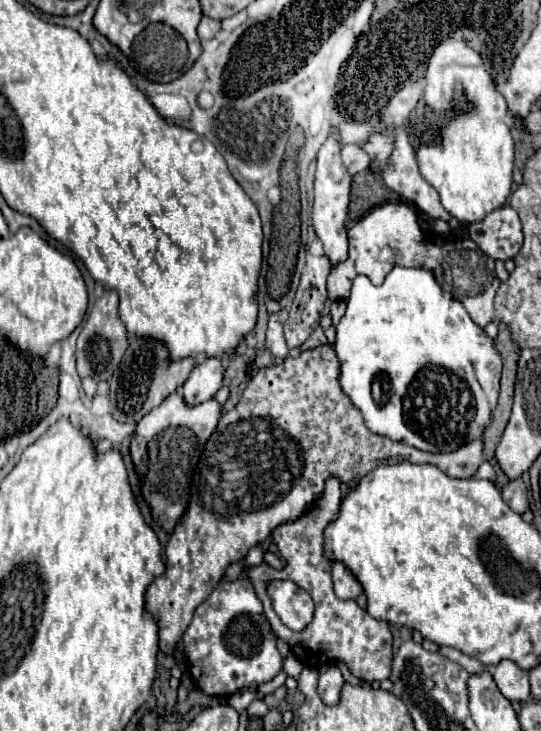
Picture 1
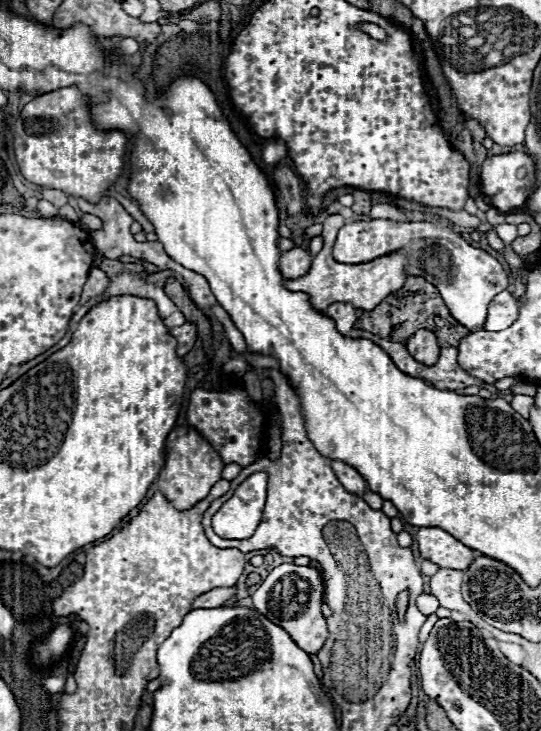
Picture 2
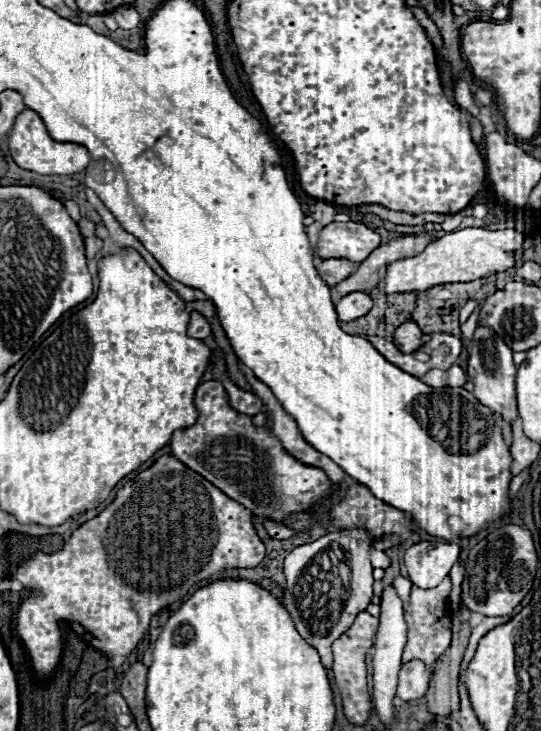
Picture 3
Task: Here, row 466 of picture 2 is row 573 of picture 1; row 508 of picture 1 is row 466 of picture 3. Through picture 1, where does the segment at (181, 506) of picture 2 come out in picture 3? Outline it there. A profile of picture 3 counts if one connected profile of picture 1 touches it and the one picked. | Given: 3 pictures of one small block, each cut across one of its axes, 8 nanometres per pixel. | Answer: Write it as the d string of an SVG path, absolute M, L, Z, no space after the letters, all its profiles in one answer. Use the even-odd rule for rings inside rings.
M208 380L196 388L194 406L198 410L198 422L190 428L174 432L170 440L172 456L190 470L202 474L224 494L244 504L260 522L270 518L284 524L290 512L304 512L326 502L322 496L328 496L332 484L324 472L320 472L320 468L308 468L288 456L270 430L252 426L250 416L240 414L230 406L228 394L218 380Z

